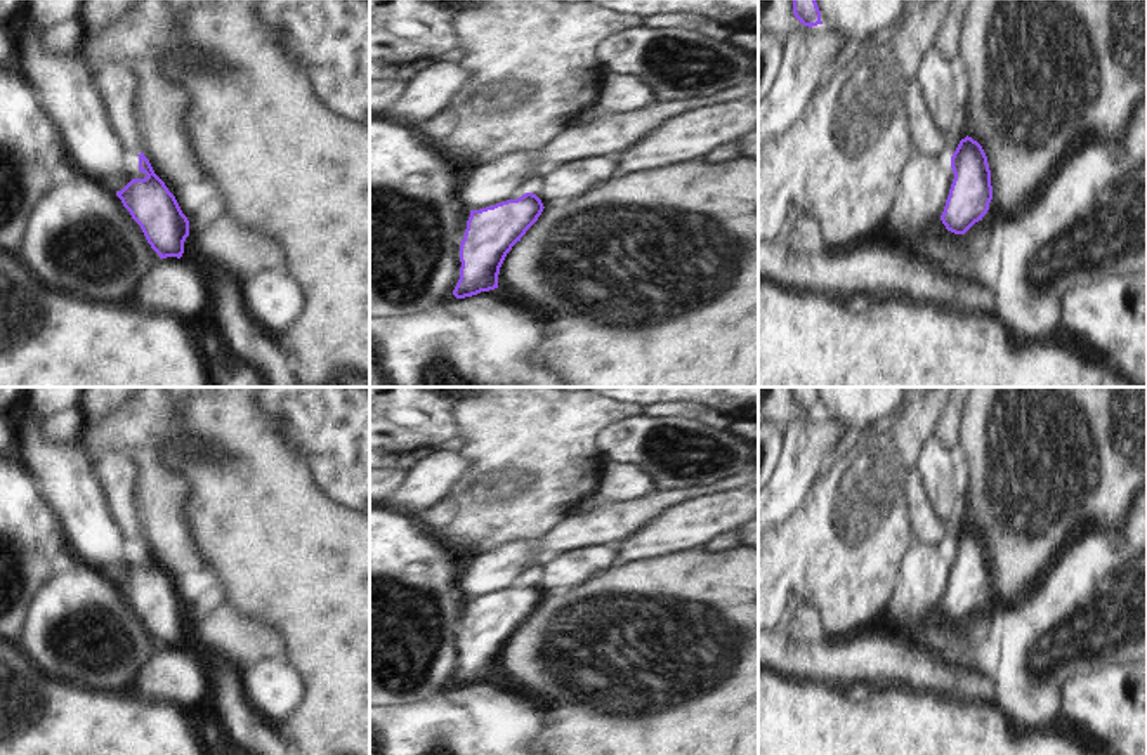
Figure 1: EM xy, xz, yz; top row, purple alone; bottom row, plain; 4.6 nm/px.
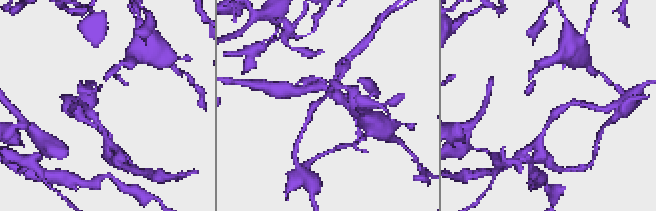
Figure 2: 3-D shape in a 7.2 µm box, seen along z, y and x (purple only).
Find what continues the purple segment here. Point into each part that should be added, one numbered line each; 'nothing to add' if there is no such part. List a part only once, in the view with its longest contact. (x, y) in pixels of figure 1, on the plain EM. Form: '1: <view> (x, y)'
nothing to add.

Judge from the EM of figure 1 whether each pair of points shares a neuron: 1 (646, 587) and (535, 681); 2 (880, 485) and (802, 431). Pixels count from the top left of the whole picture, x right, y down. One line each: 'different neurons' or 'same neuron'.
1: same neuron
2: different neurons

